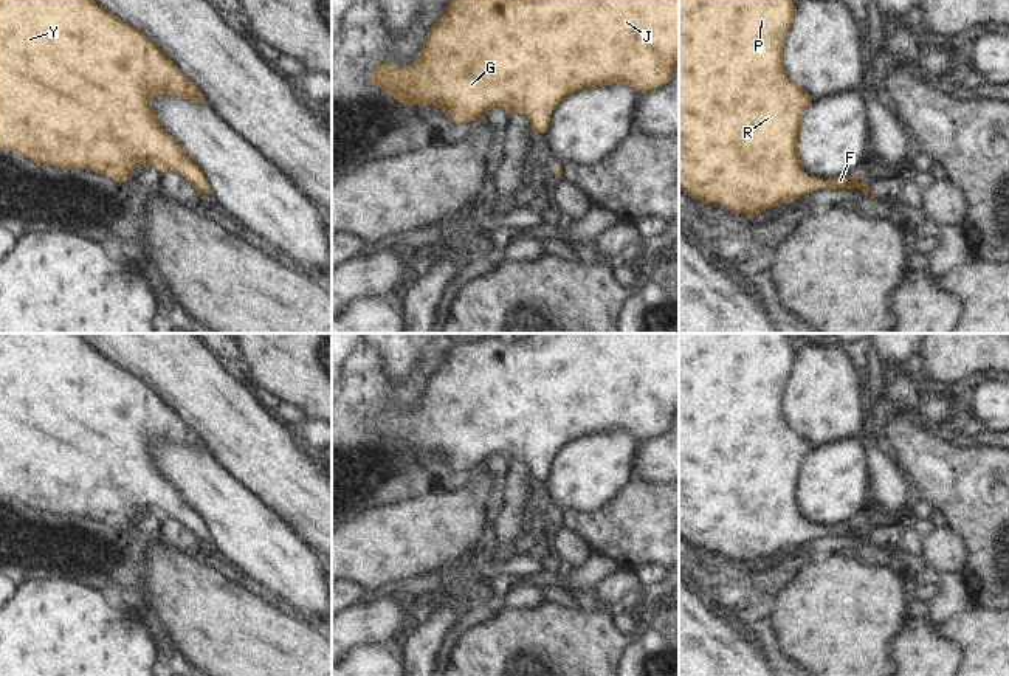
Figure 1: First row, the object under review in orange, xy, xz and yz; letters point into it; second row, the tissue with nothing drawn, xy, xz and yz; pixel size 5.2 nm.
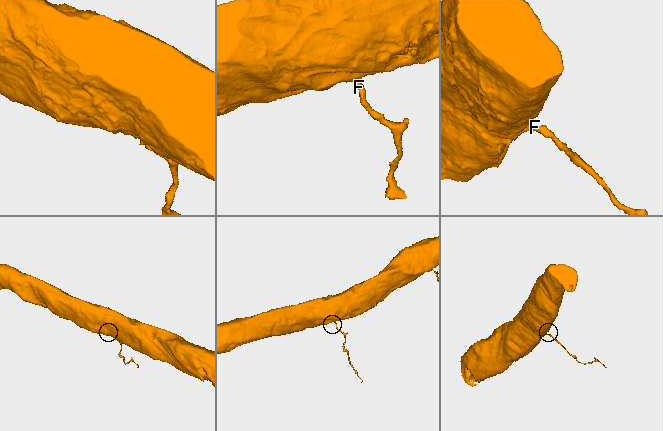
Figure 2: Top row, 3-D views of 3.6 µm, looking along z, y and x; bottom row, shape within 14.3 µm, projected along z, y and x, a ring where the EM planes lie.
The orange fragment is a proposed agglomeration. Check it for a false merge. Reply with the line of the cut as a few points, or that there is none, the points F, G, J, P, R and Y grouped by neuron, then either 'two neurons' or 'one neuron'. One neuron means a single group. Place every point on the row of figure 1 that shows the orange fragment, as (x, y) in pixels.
no cut; F G J P R Y; one neuron

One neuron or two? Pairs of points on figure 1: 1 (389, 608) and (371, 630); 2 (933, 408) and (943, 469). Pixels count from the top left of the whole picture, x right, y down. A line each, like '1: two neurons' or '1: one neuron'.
1: one neuron
2: two neurons

